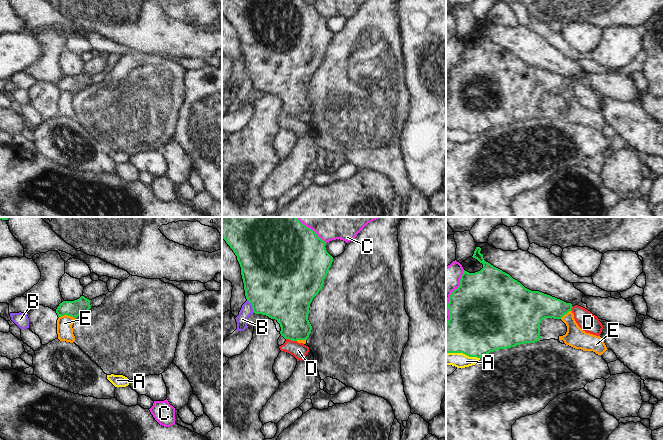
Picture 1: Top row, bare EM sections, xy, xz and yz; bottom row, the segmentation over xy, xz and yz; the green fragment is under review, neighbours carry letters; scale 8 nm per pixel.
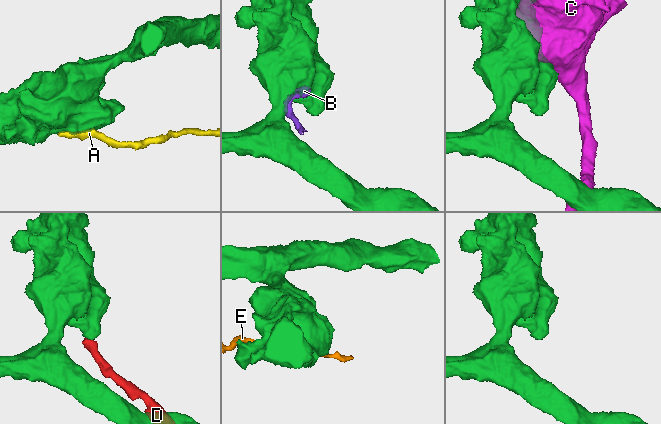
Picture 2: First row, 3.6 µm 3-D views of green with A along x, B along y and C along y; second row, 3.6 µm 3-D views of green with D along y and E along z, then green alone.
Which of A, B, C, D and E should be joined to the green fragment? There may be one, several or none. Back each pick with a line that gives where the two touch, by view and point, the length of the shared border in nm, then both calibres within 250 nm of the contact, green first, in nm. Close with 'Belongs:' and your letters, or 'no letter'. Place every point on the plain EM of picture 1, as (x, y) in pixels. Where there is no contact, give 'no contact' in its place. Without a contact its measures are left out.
Belongs: no letter

